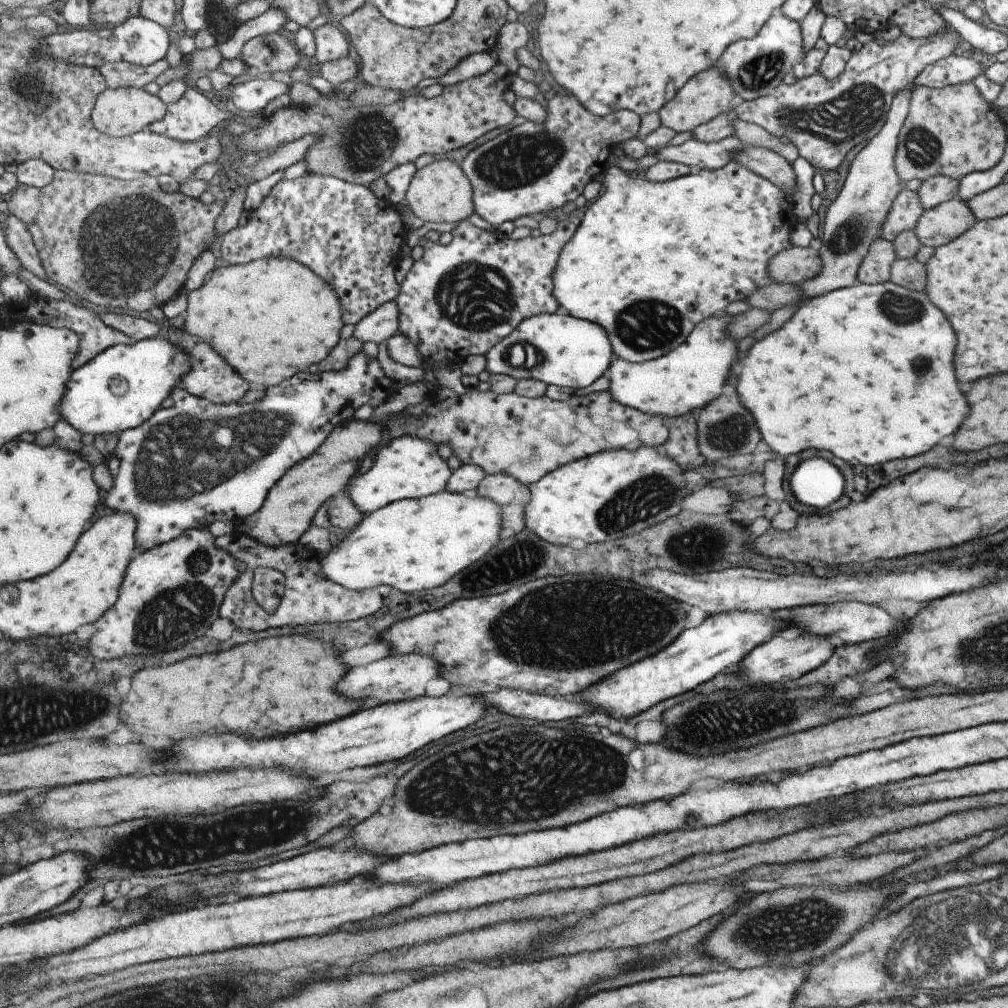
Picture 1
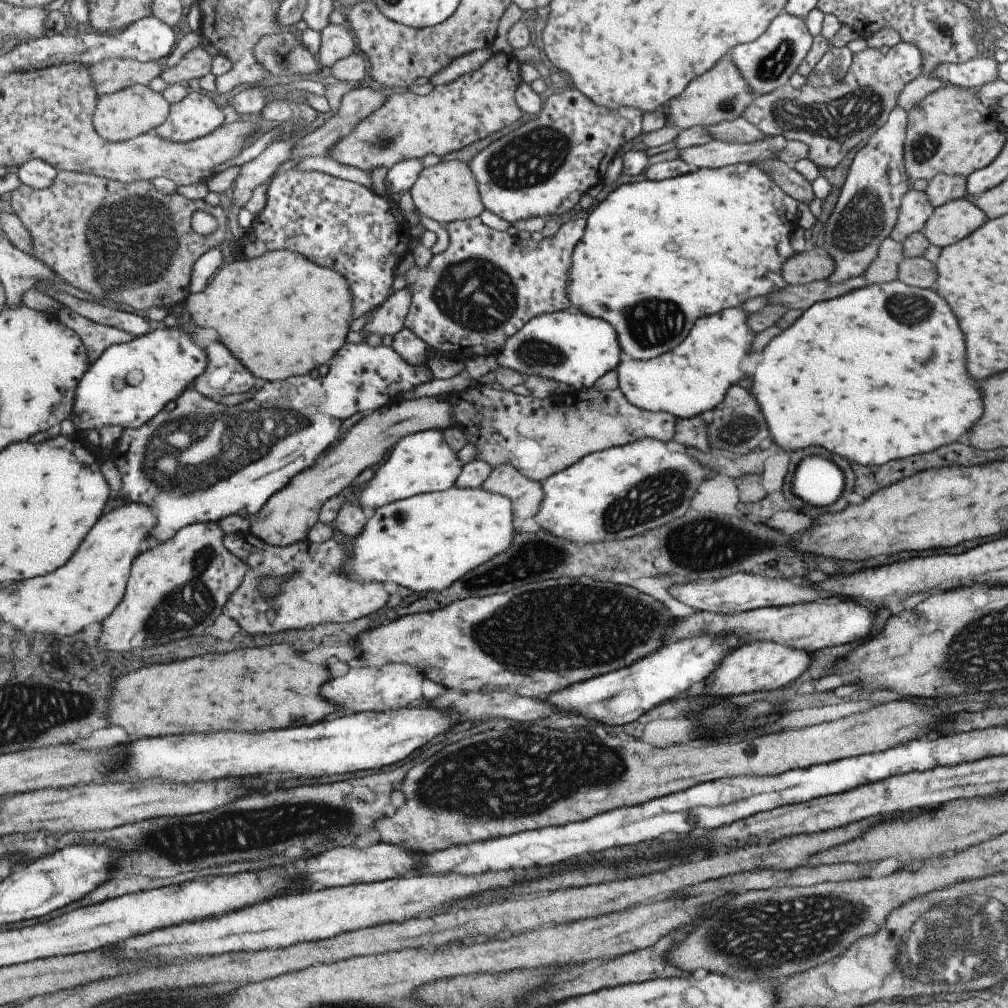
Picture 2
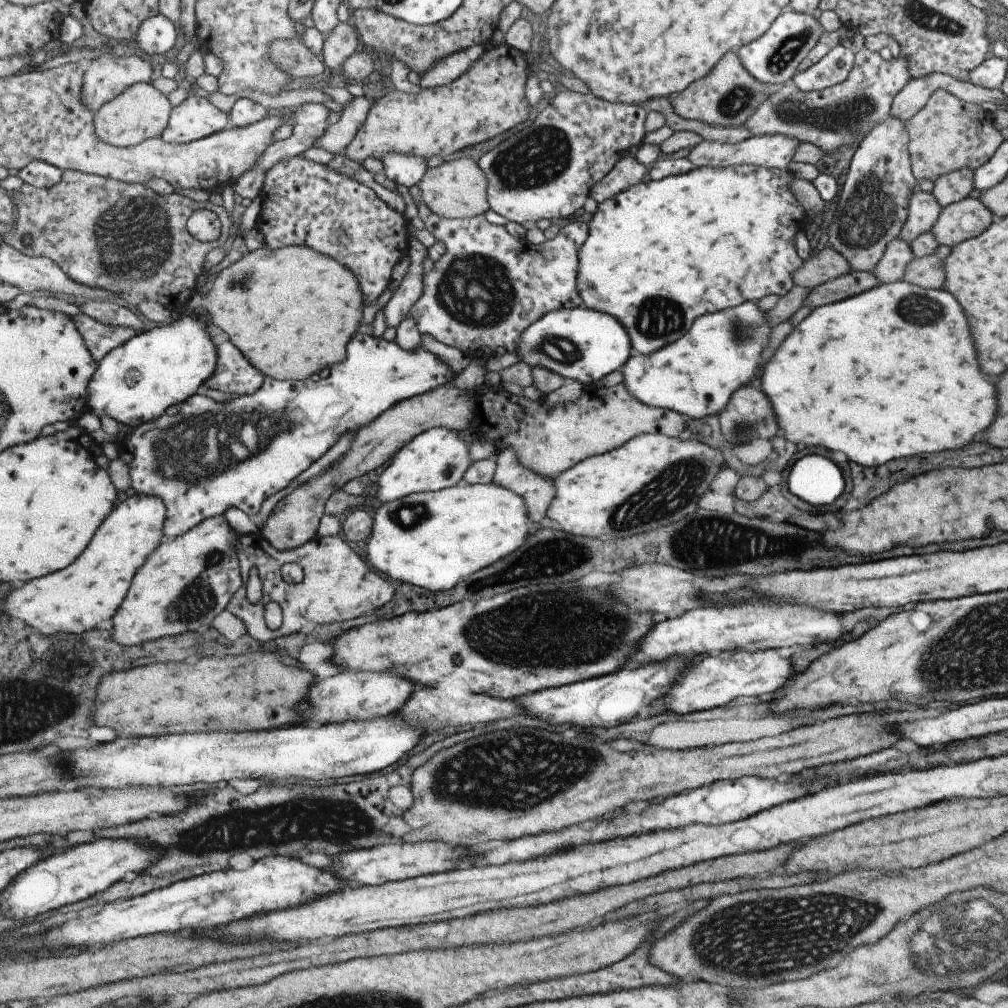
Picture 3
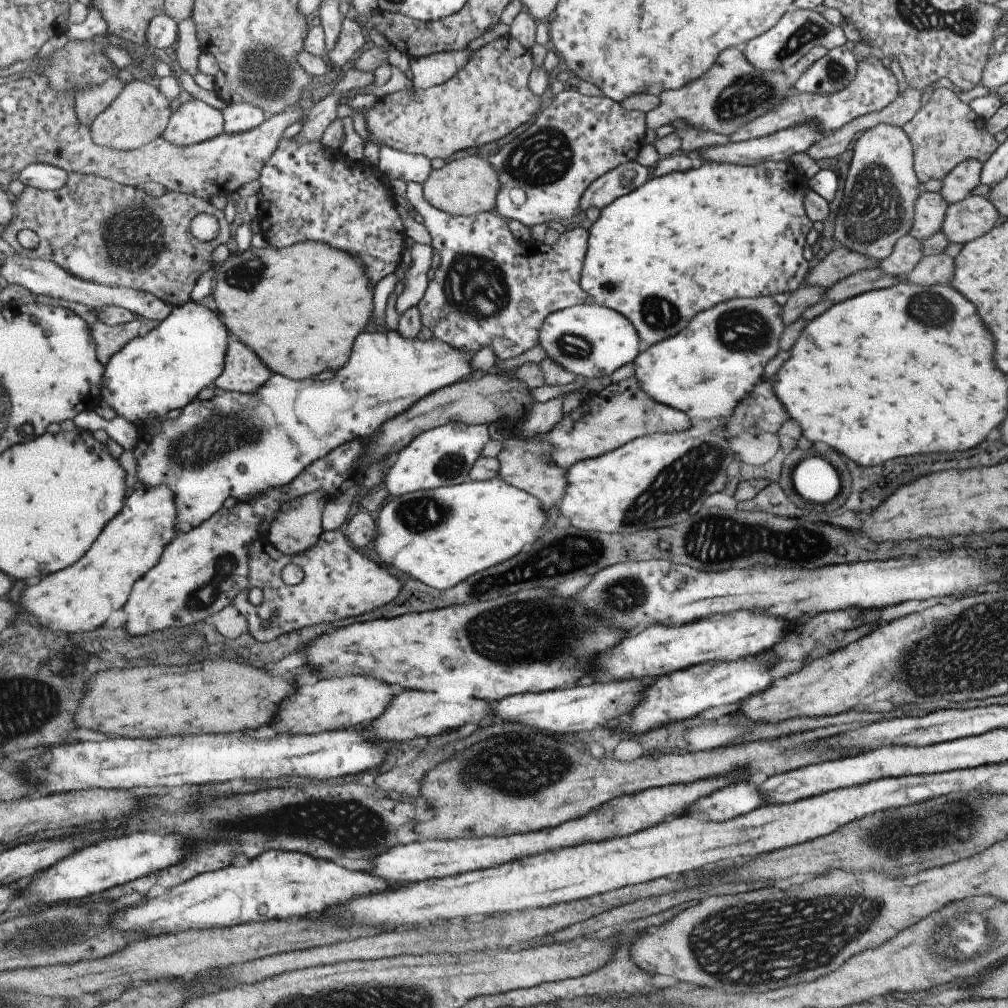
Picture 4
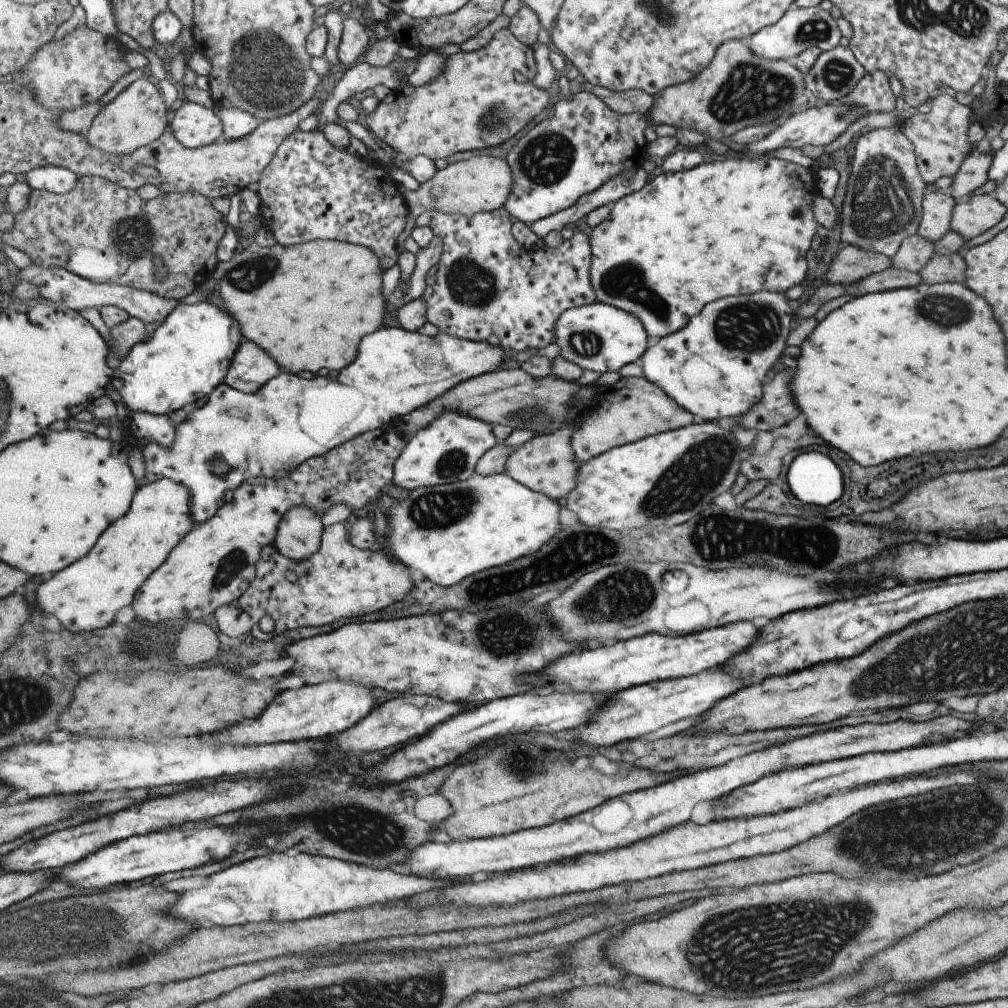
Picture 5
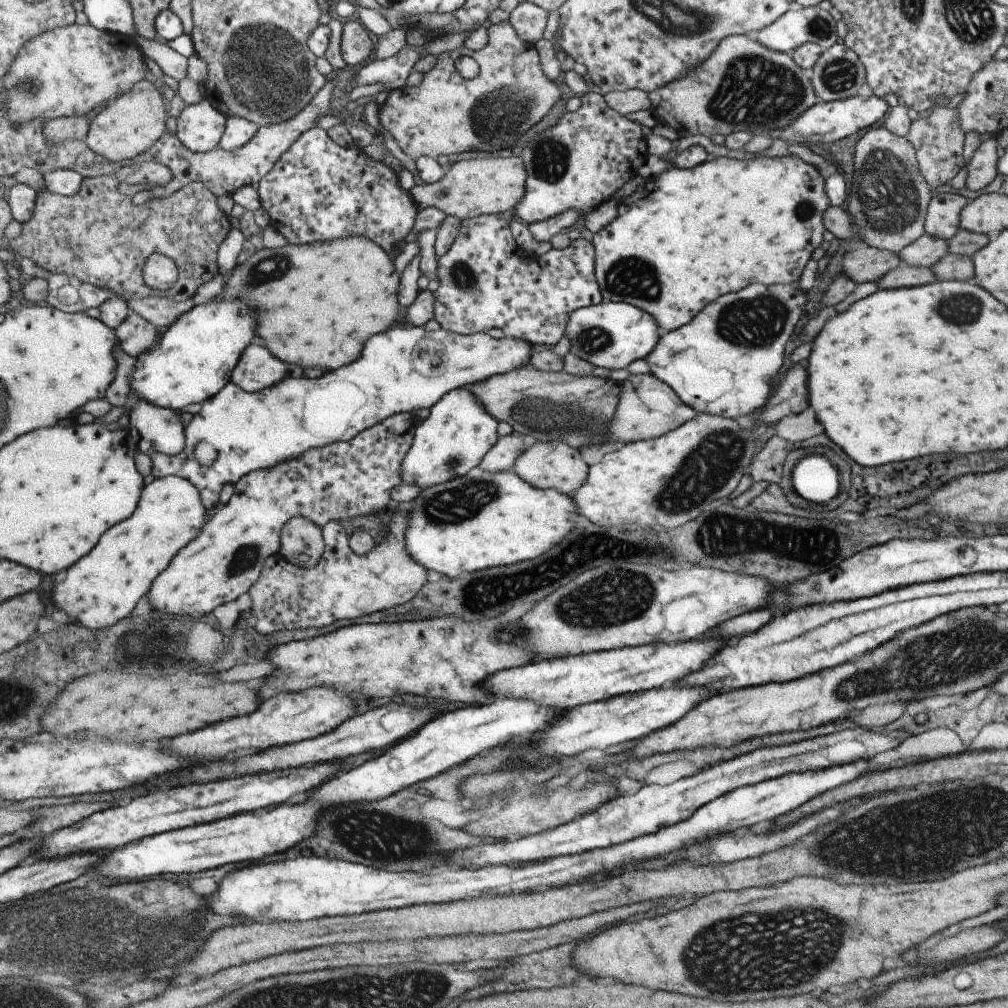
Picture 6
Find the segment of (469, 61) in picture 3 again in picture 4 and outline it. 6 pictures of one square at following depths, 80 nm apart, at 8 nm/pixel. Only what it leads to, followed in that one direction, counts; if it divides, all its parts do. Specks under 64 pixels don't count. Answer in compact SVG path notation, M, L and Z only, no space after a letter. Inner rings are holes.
M443 51L409 60L413 86L428 89L451 80L470 59L473 51Z

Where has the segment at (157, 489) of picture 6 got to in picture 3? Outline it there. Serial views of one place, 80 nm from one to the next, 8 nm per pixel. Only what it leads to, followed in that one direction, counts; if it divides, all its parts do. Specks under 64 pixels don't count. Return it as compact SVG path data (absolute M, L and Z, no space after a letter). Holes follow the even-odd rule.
M133 494L103 522L99 534L95 534L91 546L79 560L61 572L33 580L15 590L4 602L5 612L25 624L25 628L29 626L29 630L43 635L93 631L99 622L117 614L137 570L145 566L149 556L167 539L164 533L167 516L168 510L161 498Z

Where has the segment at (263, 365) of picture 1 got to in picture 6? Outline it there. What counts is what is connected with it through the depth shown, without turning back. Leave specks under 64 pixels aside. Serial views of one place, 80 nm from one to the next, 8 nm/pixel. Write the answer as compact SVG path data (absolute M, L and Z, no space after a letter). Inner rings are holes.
M354 236L306 245L292 245L289 243L276 249L260 249L248 258L242 258L239 261L239 264L230 272L226 286L237 290L237 299L241 299L250 305L257 305L260 308L260 328L258 329L257 338L271 350L275 350L275 354L279 354L279 358L283 358L285 362L291 362L291 364L299 364L299 366L325 366L325 368L337 370L345 364L358 361L366 348L366 342L371 337L385 333L391 327L391 324L395 323L397 316L400 316L399 312L403 312L403 307L399 304L401 273L397 272L392 256L378 242L369 237Z

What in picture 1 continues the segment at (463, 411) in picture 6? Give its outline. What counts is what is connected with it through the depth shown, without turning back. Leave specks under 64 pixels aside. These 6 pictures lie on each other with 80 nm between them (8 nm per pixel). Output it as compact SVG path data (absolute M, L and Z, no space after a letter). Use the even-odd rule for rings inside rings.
M414 435L392 439L375 456L371 468L362 476L355 476L348 487L356 507L359 507L364 515L385 508L395 501L420 499L442 493L455 472L448 459L441 458L437 444Z

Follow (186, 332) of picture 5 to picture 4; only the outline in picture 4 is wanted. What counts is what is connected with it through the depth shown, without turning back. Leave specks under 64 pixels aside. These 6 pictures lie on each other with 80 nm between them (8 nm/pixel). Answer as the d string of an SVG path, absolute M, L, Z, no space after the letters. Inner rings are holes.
M189 301L181 306L176 306L172 310L172 313L162 322L160 325L149 332L144 337L137 337L135 340L131 341L129 345L121 349L115 356L108 362L106 366L106 376L104 377L103 385L103 396L104 401L107 402L113 410L116 412L117 416L121 416L128 420L129 422L135 424L141 424L141 422L147 422L153 419L165 419L167 412L175 410L175 408L181 408L182 410L197 399L200 396L201 390L205 388L213 388L215 386L215 381L222 376L223 371L226 369L226 358L227 353L230 352L230 330L228 326L221 320L217 312L209 310L201 304Z

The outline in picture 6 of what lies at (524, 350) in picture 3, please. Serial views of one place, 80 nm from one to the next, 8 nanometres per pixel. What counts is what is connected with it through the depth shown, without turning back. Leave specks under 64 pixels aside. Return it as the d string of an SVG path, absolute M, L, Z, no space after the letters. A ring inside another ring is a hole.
M602 301L599 304L583 307L571 314L564 329L570 340L570 351L585 359L593 366L625 368L638 358L644 359L659 340L660 326L647 311L624 302Z

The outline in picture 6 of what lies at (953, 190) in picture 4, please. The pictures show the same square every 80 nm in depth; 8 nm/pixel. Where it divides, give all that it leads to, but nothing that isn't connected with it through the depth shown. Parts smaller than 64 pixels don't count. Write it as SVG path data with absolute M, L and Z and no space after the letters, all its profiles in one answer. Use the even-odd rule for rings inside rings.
M995 135L979 143L967 164L967 179L964 193L977 192L987 186L997 175L998 161L995 153Z

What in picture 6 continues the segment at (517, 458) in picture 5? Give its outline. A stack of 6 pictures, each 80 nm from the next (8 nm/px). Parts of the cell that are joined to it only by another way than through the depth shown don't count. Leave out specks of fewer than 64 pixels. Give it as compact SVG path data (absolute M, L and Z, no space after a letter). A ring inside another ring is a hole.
M531 441L529 448L515 463L517 471L527 482L541 490L555 489L572 496L579 489L588 474L588 465L581 459L577 449L561 441Z

